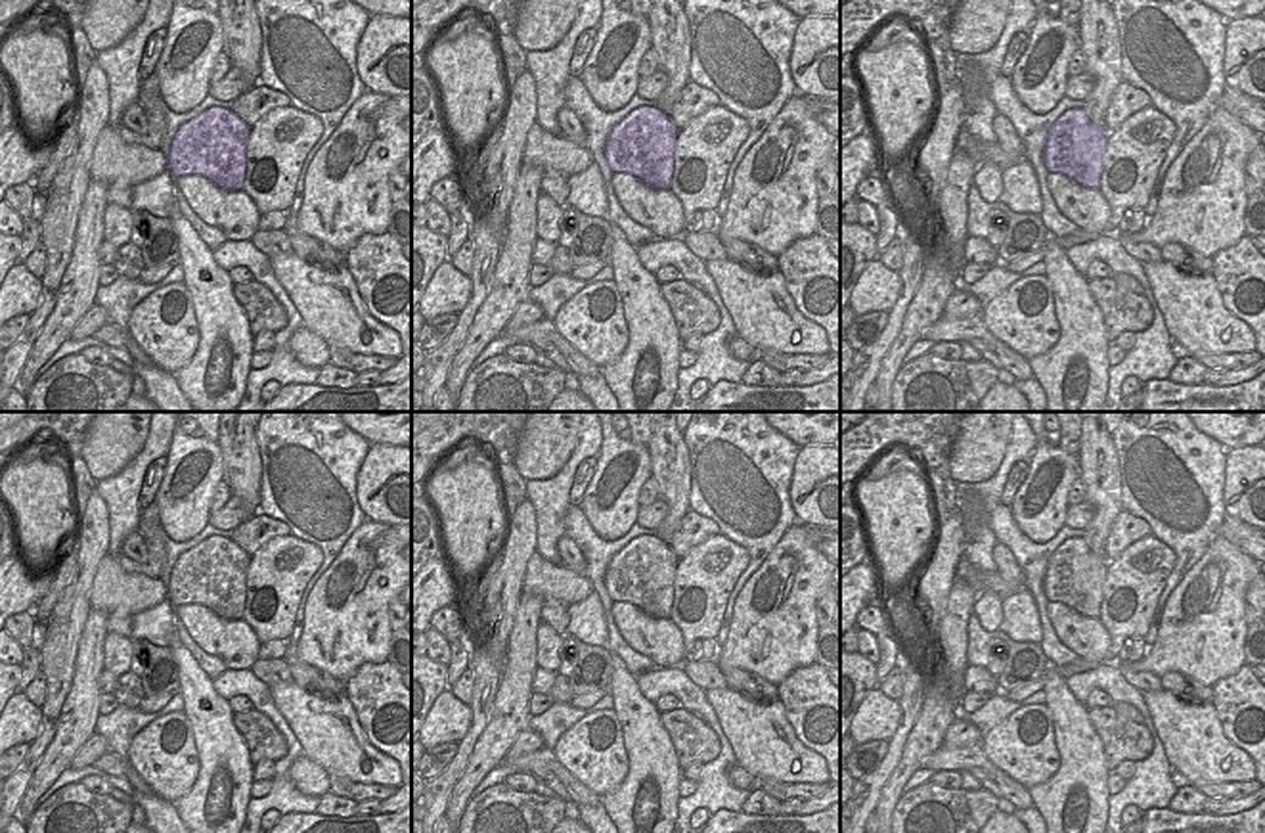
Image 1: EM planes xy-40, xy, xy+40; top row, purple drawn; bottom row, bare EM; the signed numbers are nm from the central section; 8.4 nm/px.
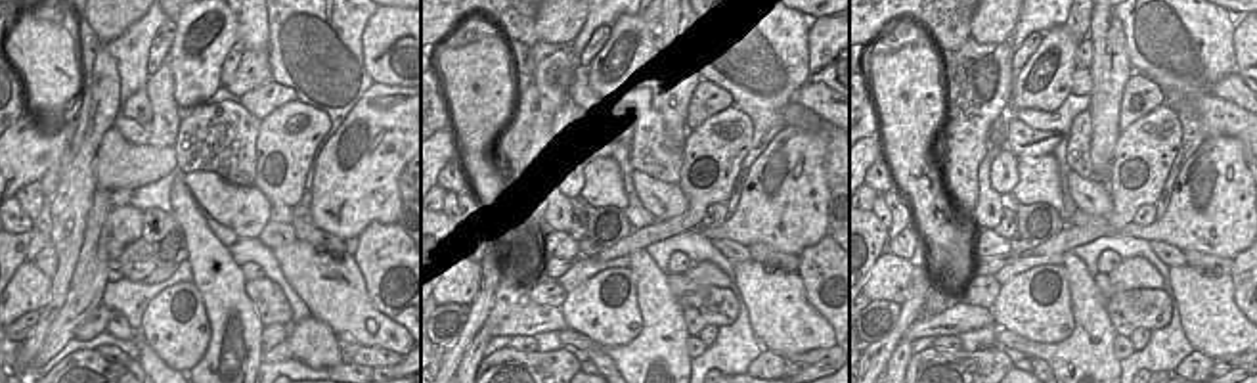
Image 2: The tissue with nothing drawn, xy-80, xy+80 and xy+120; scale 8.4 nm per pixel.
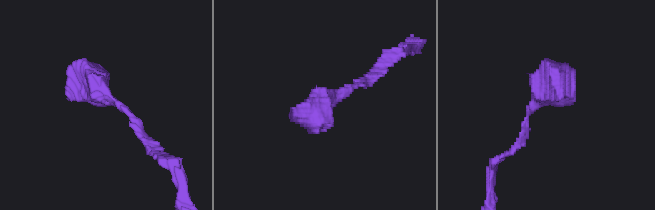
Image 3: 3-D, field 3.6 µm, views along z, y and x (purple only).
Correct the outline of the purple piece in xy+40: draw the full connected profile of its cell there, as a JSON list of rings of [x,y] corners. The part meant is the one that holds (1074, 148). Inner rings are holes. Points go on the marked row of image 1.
[[[1083,107],[1064,111],[1049,128],[1043,163],[1049,172],[1099,190],[1108,132],[1095,126]]]

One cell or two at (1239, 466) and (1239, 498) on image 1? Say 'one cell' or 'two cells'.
one cell

